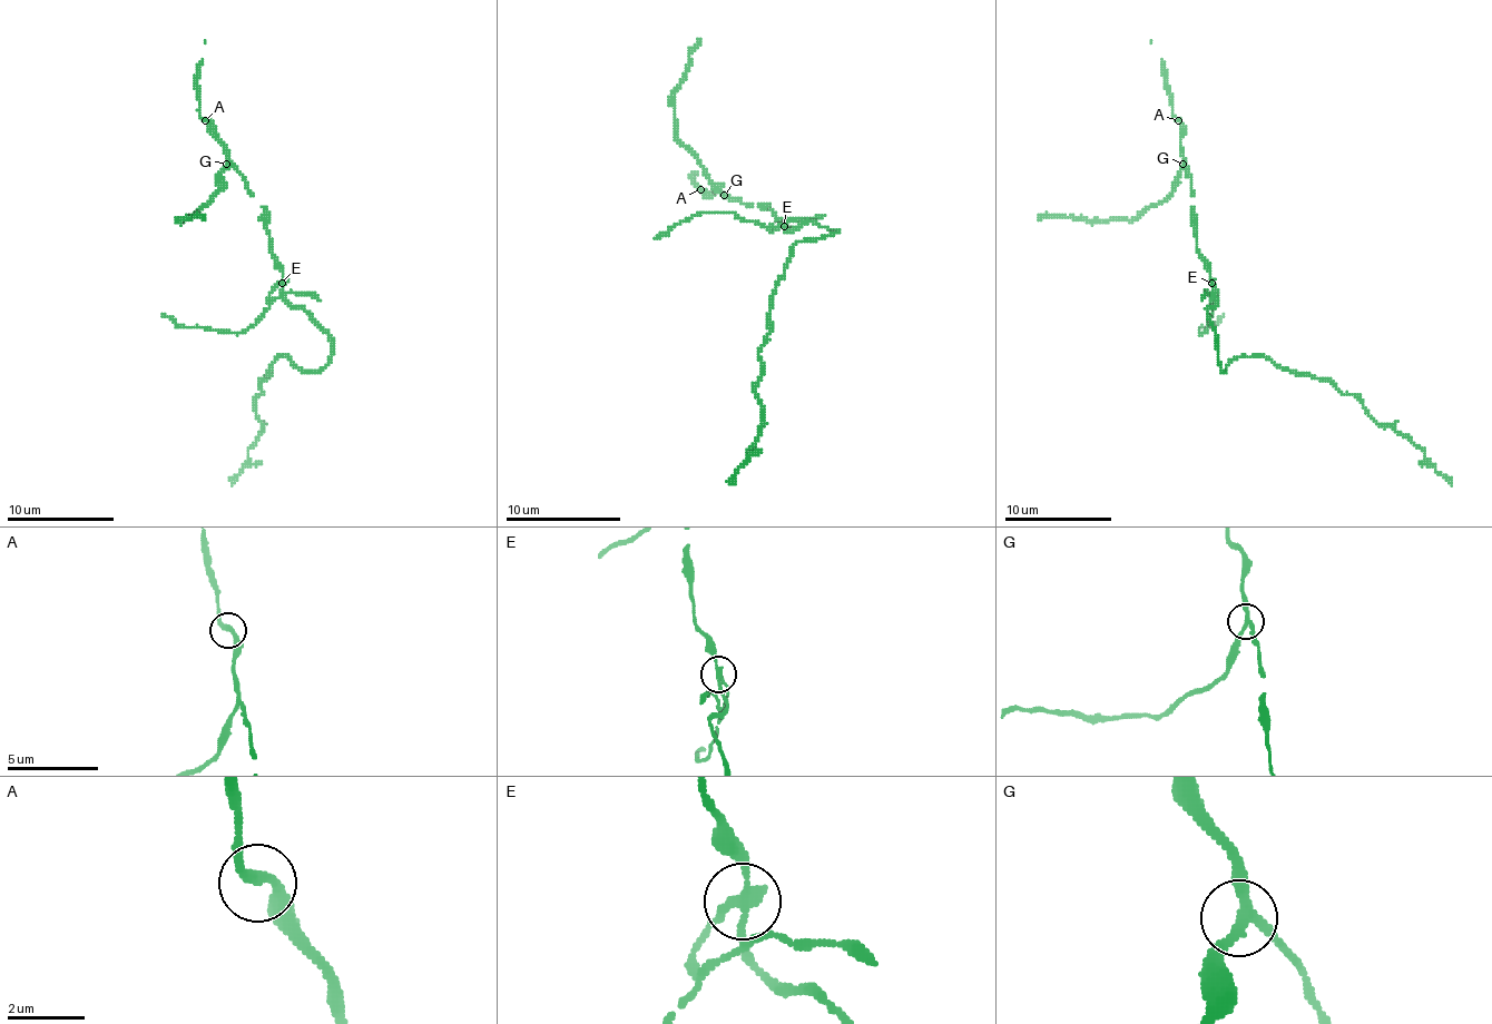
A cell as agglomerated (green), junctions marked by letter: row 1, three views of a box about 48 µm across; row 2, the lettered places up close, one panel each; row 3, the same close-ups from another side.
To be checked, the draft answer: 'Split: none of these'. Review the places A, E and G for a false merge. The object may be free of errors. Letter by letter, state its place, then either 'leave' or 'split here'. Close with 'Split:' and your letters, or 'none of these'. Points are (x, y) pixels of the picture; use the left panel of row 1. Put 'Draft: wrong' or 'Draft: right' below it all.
A: at (205, 120); leave
E: at (282, 283); split here
G: at (226, 164); leave
Split: E
Draft: wrong

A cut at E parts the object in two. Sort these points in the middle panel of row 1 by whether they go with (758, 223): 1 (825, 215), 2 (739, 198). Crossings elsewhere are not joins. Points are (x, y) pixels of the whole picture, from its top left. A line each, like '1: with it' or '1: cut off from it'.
1: with it
2: cut off from it

